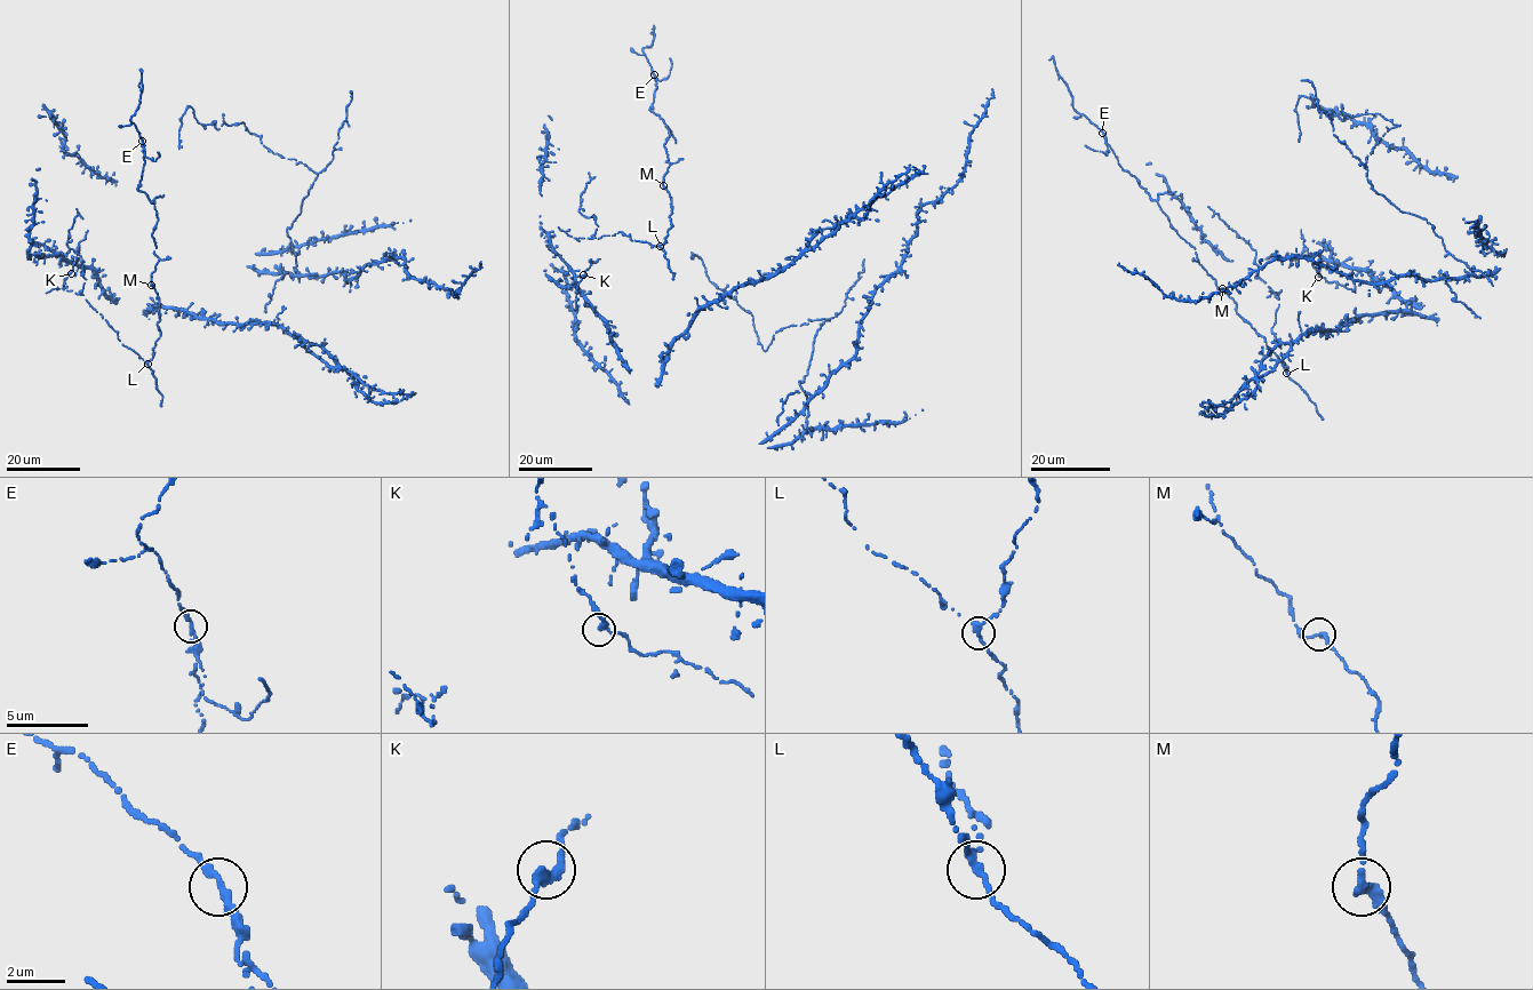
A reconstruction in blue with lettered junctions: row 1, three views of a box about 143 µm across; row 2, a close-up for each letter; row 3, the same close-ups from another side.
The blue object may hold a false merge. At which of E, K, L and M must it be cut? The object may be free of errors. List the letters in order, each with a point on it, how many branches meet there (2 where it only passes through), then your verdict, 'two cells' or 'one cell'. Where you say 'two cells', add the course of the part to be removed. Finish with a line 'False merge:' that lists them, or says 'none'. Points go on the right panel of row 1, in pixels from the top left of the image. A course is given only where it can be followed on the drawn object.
E: (1102, 133) | 2 | one cell
K: (1318, 277) | 2 | one cell
L: (1286, 373) | 2 | one cell
M: (1222, 288) | 2 | one cell
False merge: none

